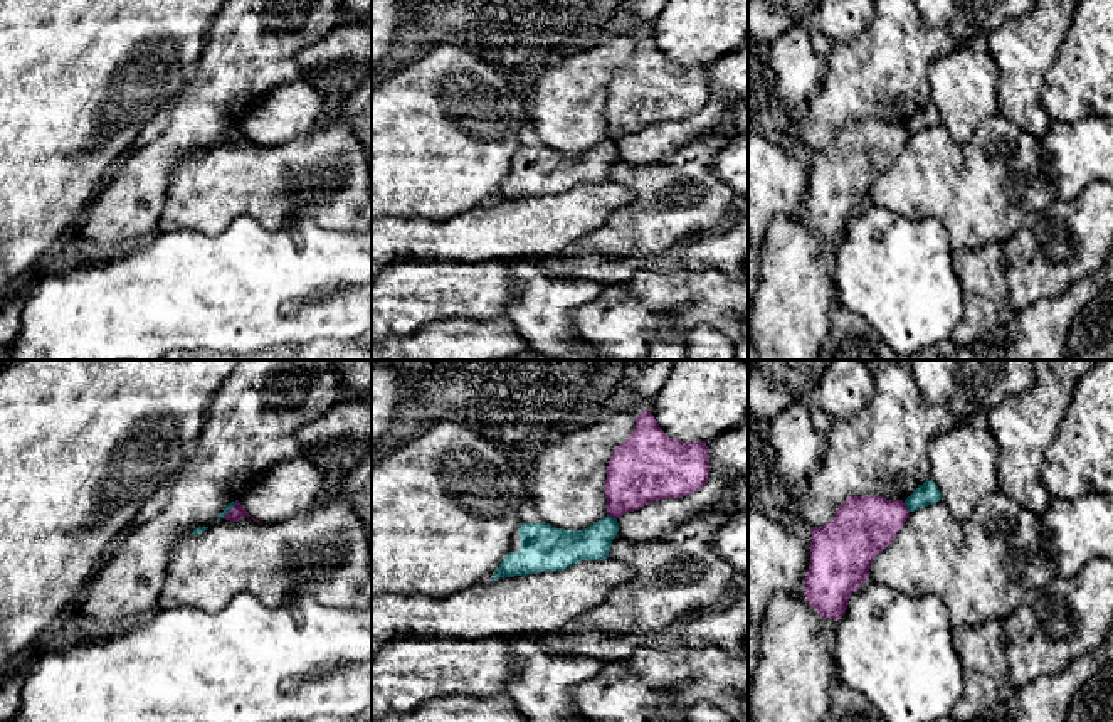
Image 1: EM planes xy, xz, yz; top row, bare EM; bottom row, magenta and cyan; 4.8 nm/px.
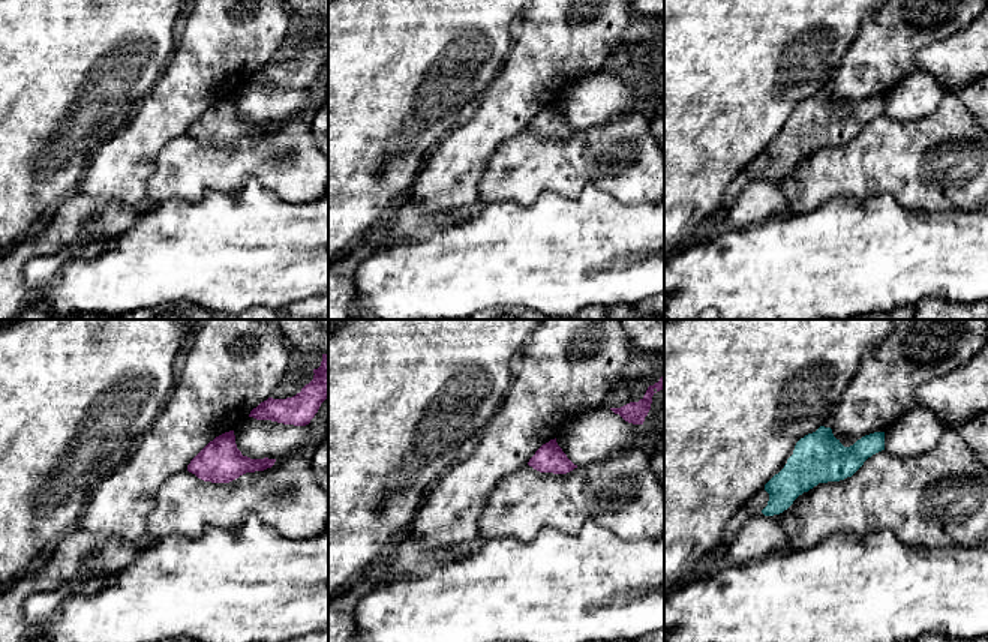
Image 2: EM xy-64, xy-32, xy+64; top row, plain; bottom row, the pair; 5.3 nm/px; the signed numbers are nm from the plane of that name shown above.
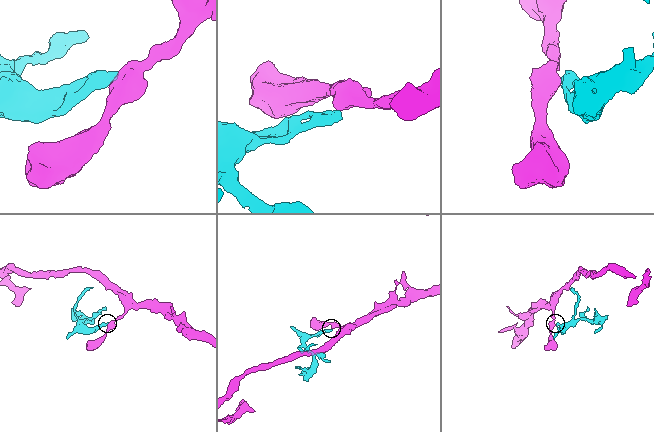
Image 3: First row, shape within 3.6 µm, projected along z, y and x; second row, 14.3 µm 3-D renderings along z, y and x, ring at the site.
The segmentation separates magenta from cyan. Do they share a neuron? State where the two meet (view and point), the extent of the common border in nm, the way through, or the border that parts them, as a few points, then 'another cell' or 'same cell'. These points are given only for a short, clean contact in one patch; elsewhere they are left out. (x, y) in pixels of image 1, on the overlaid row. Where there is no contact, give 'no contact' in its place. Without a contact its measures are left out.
xz (612, 517) | 50 nm | along xz (607, 514), (616, 519) | another cell

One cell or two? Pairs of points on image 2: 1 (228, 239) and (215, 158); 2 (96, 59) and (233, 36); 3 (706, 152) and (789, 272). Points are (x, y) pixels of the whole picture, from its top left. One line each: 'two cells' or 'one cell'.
1: two cells
2: two cells
3: two cells

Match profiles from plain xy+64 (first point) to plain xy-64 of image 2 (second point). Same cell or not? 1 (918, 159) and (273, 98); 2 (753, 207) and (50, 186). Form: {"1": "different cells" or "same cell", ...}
{"1": "different cells", "2": "different cells"}

